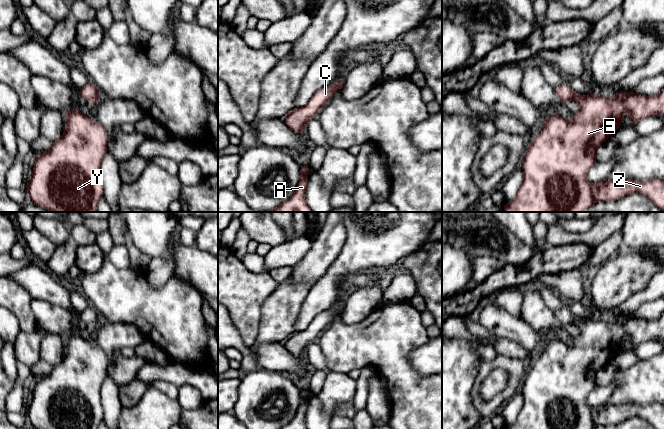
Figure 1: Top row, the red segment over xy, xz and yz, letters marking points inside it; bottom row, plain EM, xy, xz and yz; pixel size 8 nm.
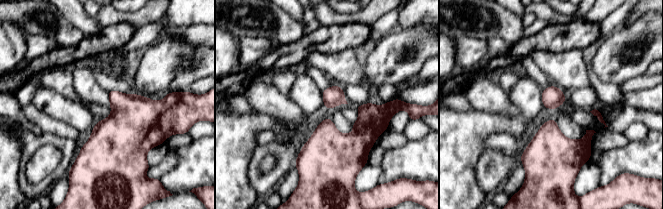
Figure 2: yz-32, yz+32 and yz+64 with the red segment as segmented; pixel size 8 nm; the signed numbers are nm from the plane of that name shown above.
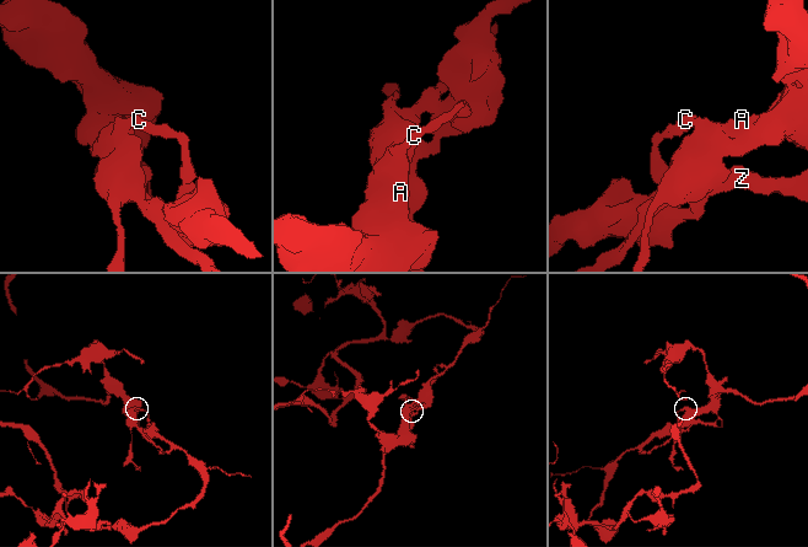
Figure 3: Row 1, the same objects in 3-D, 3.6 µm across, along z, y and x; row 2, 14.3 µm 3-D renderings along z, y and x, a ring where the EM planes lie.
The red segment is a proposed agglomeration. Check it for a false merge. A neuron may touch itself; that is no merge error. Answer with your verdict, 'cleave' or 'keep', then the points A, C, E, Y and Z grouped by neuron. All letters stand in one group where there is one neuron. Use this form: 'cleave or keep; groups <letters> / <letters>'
cleave; groups A E Y / C Z

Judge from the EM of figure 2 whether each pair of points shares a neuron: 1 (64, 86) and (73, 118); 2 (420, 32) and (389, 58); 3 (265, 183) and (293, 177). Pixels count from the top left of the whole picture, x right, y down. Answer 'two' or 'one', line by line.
1: two
2: one
3: two

